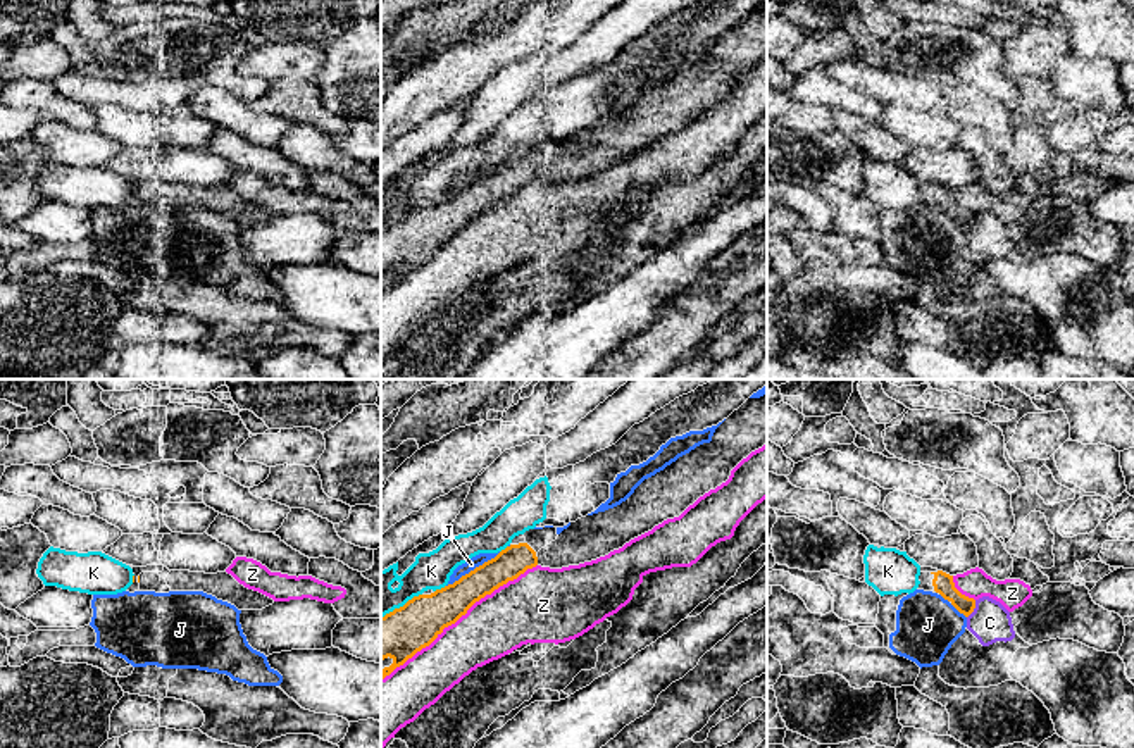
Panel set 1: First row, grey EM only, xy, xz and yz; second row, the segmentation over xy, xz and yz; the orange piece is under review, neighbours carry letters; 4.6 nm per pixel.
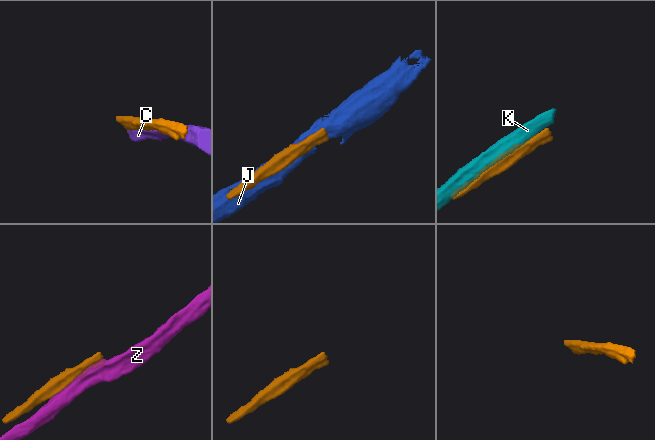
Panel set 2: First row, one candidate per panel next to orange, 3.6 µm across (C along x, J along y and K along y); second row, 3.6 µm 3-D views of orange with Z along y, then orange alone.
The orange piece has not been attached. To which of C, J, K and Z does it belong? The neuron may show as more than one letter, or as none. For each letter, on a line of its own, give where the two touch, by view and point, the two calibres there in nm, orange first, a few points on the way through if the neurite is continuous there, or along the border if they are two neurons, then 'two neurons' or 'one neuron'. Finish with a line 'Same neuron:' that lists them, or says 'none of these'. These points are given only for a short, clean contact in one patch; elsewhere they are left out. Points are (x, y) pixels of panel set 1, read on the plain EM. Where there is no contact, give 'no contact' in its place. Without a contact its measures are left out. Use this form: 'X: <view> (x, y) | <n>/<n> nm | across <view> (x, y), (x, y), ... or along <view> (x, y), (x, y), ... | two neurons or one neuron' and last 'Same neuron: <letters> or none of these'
C: yz (974, 221) | 100/190 nm | two neurons
J: xz (474, 183) | 170/60 nm | two neurons
K: xz (442, 202) | 220/180 nm | two neurons
Z: xz (459, 231) | 220/280 nm | two neurons
Same neuron: none of these

